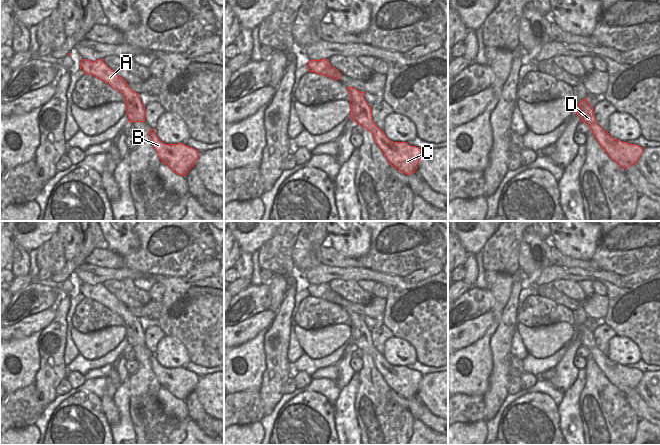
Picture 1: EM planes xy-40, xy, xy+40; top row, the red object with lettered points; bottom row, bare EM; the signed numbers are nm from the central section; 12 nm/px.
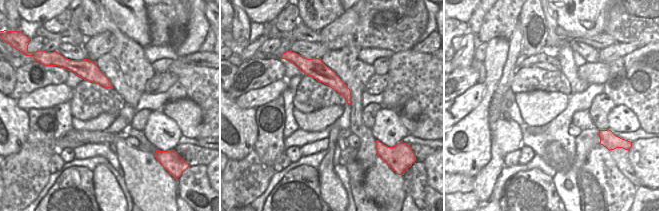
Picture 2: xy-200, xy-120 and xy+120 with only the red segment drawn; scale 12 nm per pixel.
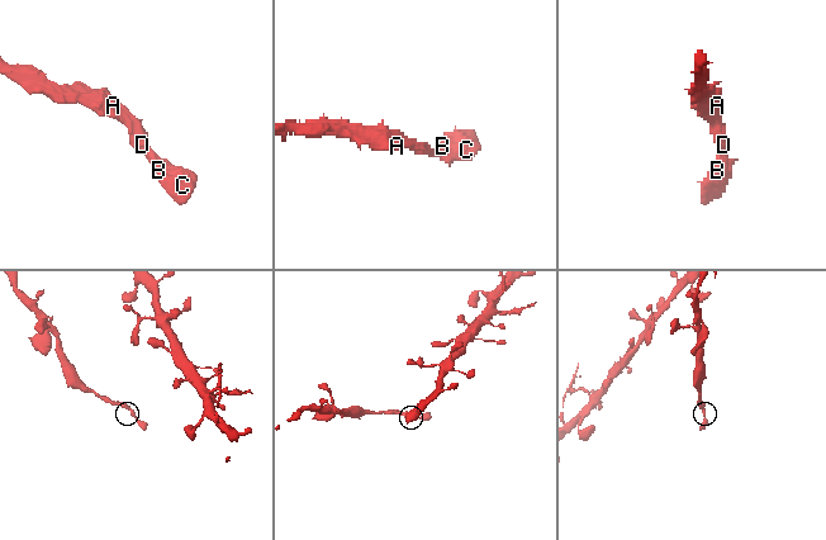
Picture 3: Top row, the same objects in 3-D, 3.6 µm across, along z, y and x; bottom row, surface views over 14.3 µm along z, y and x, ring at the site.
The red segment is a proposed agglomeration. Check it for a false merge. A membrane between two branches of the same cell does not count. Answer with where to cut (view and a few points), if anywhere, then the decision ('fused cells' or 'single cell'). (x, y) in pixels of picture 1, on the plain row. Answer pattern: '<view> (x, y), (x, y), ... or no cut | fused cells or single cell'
no cut | single cell

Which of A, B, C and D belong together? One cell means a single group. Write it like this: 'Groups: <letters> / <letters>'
Groups: A B C D

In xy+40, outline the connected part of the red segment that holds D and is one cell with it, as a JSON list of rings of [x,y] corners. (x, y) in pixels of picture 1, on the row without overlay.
[[[587,322],[579,326],[577,338],[581,341],[581,345],[586,347],[600,370],[607,379],[616,386],[621,392],[636,388],[643,377],[643,372],[627,366],[622,366],[613,362],[607,355],[604,355],[597,347],[593,338],[593,331],[587,326]]]

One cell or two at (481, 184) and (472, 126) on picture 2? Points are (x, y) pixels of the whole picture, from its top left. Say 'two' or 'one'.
two

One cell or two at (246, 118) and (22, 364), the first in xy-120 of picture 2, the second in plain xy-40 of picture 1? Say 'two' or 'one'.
one

